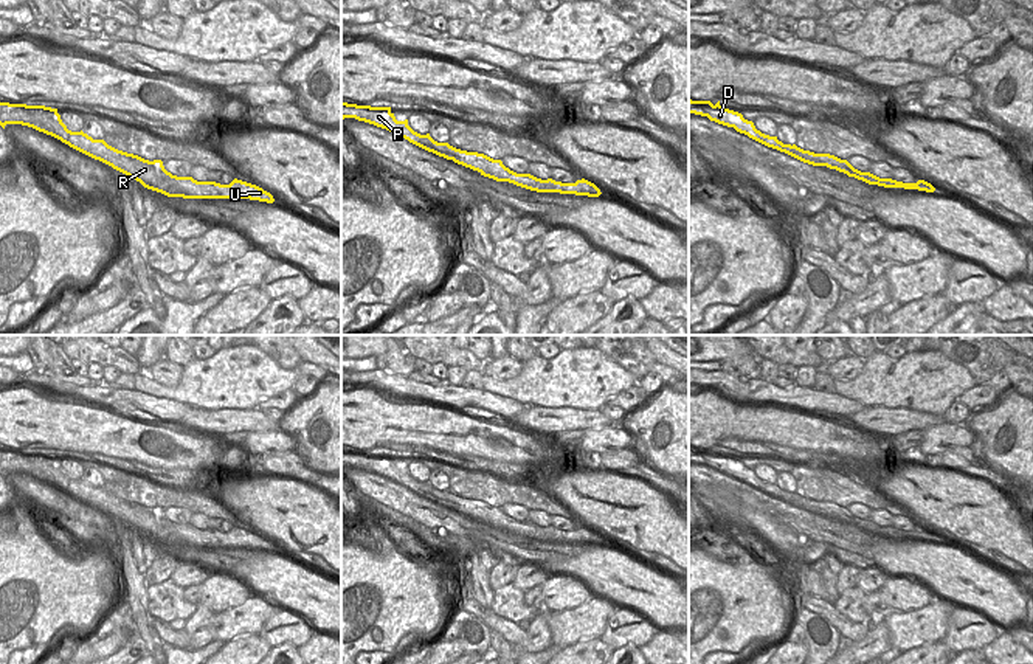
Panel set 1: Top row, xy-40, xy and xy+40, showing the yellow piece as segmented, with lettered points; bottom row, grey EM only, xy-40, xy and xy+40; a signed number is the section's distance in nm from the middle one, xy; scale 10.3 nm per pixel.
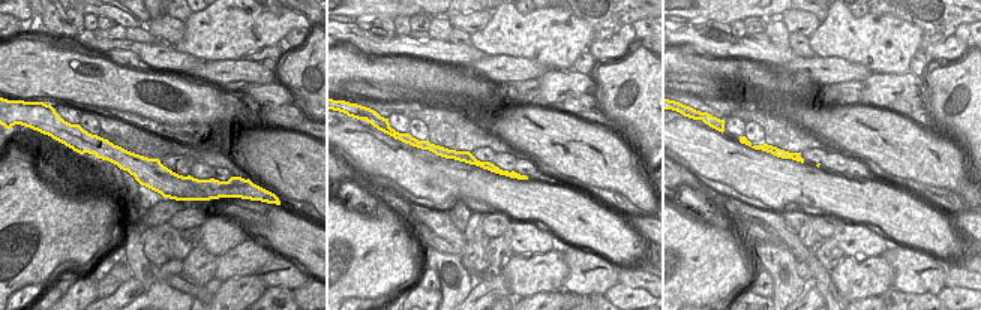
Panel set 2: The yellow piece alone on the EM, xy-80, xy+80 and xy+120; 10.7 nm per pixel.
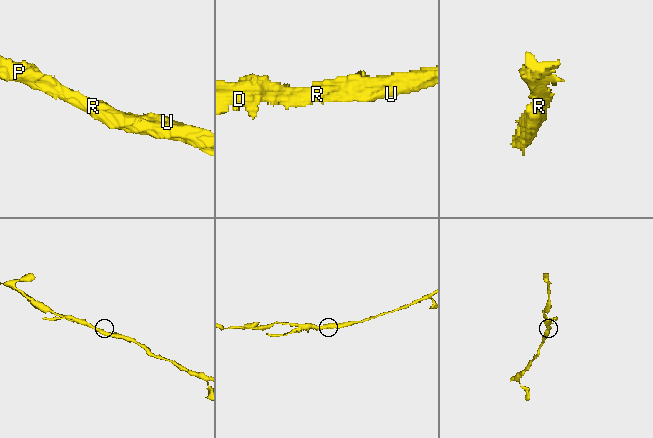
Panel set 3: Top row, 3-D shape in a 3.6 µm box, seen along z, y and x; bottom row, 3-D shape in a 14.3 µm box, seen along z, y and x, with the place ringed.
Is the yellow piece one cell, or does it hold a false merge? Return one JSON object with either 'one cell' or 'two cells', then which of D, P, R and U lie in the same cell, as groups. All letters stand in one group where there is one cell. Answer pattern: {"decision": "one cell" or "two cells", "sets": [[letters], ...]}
{"decision": "two cells", "sets": [["D"], ["P", "R", "U"]]}

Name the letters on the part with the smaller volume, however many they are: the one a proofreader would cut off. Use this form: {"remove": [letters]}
{"remove": ["D"]}

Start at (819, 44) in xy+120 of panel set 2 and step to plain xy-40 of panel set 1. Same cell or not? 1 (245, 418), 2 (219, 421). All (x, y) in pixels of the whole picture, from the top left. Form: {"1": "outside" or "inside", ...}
{"1": "outside", "2": "outside"}

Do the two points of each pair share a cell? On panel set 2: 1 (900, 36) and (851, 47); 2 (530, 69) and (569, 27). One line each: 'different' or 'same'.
1: same
2: different

